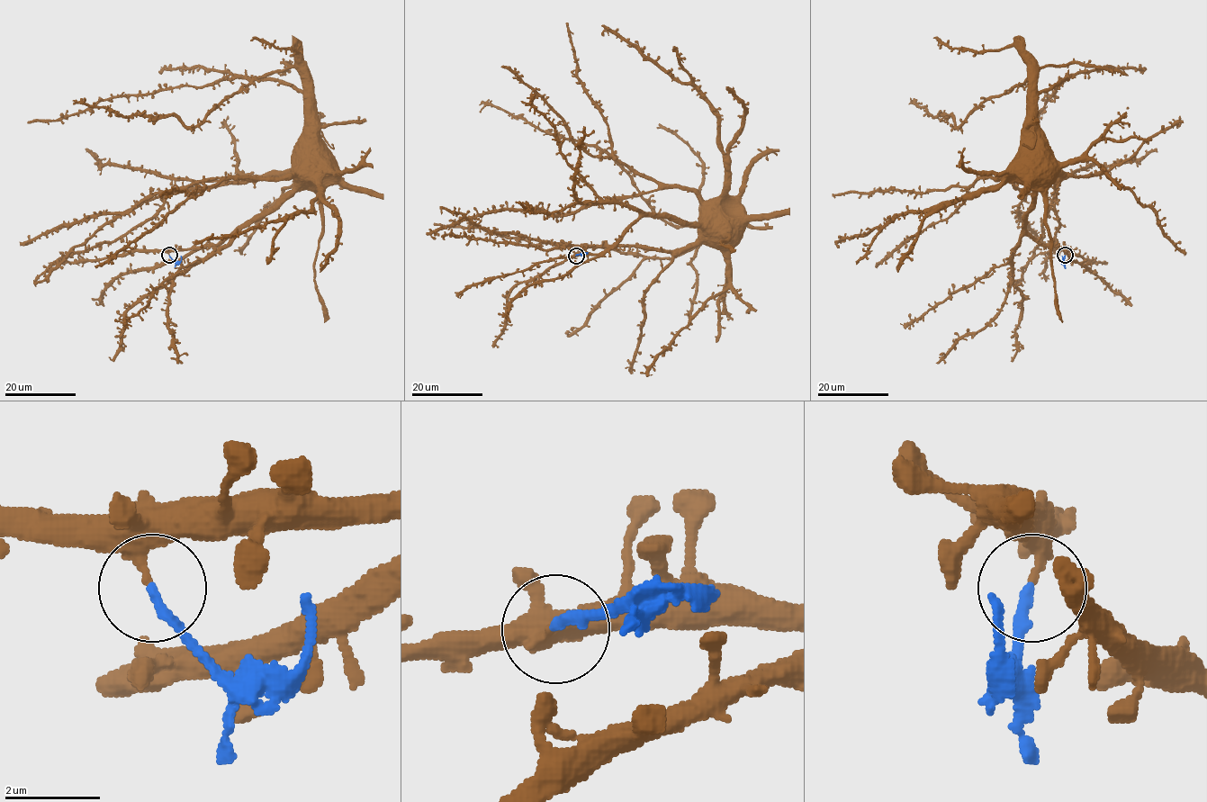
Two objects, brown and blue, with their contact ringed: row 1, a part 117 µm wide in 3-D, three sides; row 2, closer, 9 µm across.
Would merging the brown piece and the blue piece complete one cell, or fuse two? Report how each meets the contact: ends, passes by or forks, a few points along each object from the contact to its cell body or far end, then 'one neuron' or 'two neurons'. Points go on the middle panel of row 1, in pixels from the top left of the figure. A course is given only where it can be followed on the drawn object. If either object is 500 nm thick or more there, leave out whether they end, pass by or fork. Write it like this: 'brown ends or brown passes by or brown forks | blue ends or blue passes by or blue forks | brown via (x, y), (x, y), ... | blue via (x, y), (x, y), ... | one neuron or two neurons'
brown ends | blue ends | brown via (576, 255), (605, 252), (642, 217), (677, 217), (687, 222), (696, 222), (707, 232), (715, 227) | blue via (576, 255), (587, 252) | two neurons

